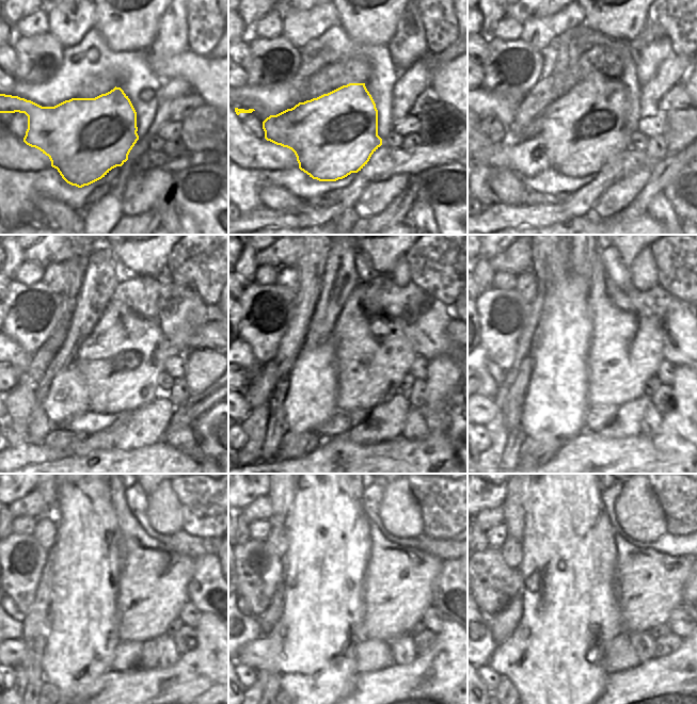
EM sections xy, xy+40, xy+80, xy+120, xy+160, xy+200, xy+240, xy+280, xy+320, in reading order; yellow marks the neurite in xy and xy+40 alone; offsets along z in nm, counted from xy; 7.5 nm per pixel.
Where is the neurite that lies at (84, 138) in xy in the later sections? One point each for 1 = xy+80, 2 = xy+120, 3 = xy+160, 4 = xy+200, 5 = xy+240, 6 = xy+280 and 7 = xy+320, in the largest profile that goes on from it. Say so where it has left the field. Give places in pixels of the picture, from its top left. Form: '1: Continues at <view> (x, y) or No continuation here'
1: Continues at xy+80 (583, 129)
2: Continues at xy+120 (120, 361)
3: Continues at xy+160 (374, 354)
4: Continues at xy+200 (626, 351)
5: Continues at xy+240 (153, 587)
6: Continues at xy+280 (397, 589)
7: Continues at xy+320 (649, 584).

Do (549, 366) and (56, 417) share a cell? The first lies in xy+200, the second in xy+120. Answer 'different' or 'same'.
same

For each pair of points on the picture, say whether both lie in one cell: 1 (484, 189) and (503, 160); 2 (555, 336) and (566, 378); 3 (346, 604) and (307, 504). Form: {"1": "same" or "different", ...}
{"1": "different", "2": "same", "3": "same"}

